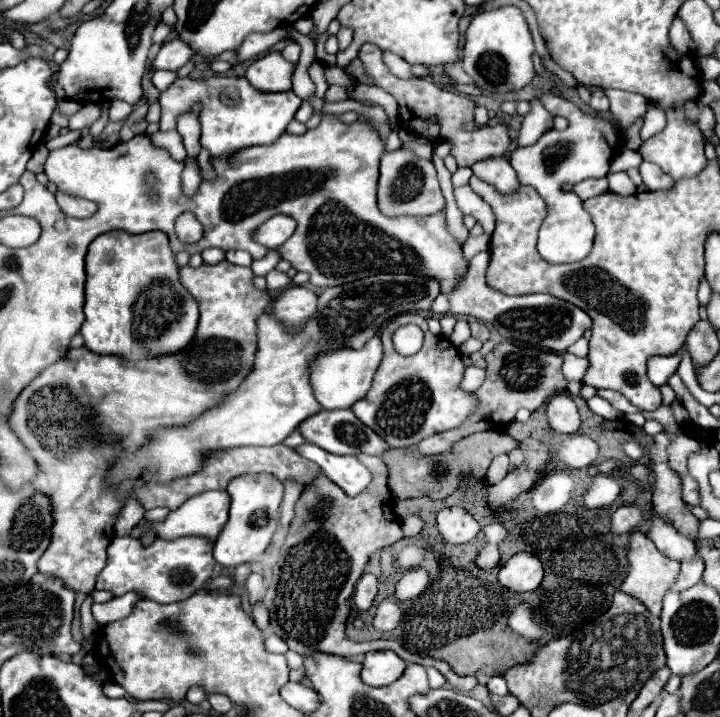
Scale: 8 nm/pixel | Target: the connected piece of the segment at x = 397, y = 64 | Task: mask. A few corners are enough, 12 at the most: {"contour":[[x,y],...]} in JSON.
{"contour":[[384,52],[386,66],[398,78],[414,78],[412,66],[400,56]]}

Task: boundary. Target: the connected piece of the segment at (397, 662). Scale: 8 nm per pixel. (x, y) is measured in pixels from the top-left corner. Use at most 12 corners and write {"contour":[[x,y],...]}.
{"contour":[[392,650],[368,652],[362,680],[388,686],[406,662]]}

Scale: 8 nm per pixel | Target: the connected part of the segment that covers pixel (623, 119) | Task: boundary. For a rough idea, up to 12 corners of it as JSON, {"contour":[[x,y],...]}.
{"contour":[[608,90],[610,112],[624,130],[642,116],[648,102],[640,94]]}

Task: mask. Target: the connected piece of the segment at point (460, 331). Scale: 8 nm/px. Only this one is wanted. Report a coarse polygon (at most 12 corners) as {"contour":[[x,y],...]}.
{"contour":[[458,320],[450,340],[455,346],[470,338],[468,322]]}

